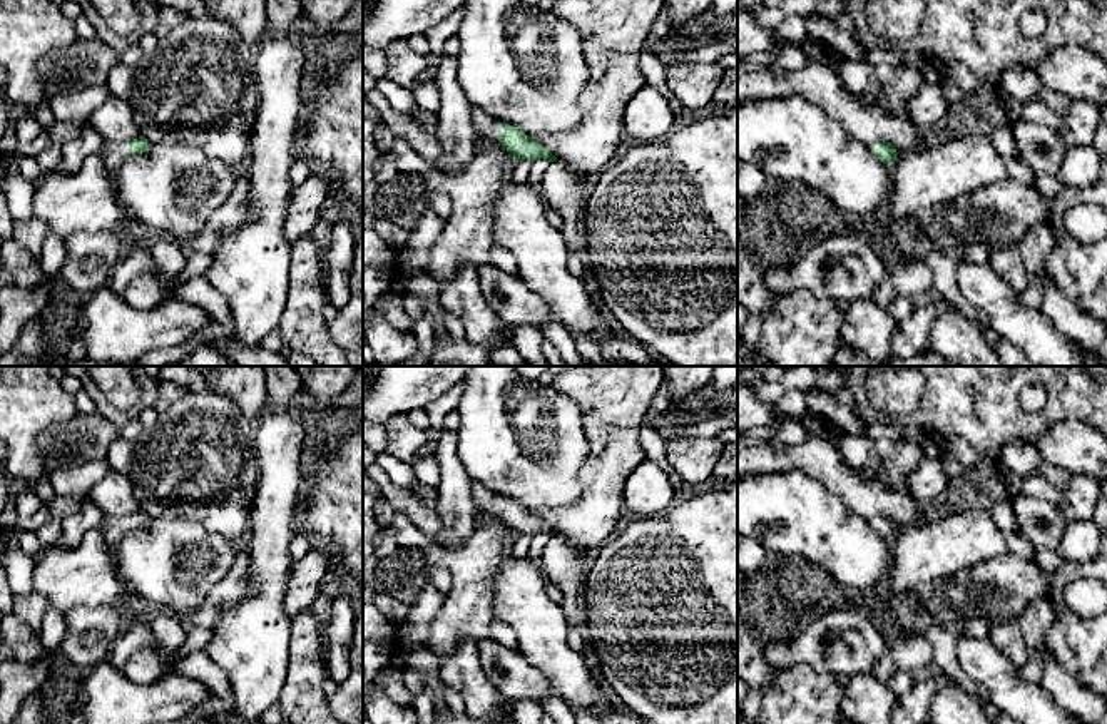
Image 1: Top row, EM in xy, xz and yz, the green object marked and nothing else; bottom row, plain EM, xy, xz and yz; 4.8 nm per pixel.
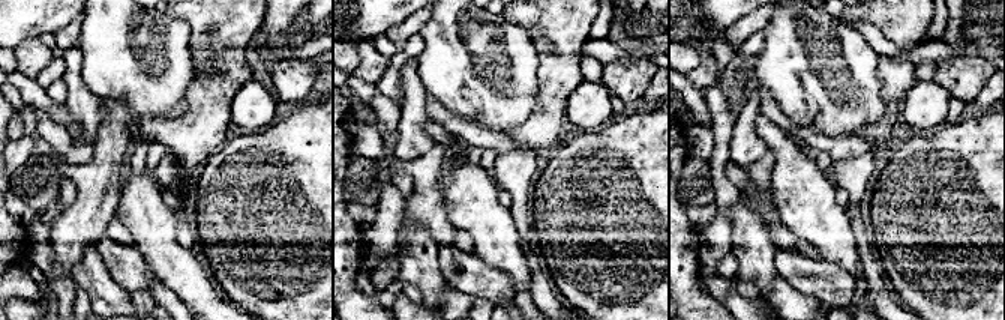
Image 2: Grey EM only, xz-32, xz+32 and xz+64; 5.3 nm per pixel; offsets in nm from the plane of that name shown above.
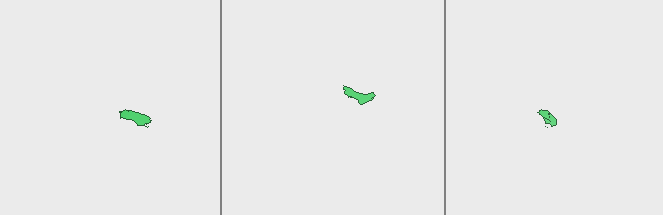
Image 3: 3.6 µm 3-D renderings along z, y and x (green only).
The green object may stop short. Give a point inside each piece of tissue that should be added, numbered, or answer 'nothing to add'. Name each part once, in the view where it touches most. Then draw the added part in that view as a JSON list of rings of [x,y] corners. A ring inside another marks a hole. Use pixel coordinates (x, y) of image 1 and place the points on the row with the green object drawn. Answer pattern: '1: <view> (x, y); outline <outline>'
1: xz (485, 126); outline [[[473,105],[473,125],[482,137],[488,137],[492,140],[498,140],[503,129],[498,125],[495,119],[492,119],[485,110]]]

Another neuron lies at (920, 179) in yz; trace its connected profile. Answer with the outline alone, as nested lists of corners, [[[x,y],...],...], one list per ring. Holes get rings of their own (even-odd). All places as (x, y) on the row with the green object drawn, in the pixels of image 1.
[[[987,127],[933,144],[926,150],[898,152],[891,167],[886,207],[880,222],[916,216],[1008,177]]]

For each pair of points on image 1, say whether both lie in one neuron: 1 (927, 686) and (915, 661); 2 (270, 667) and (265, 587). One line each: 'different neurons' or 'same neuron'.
1: different neurons
2: same neuron

